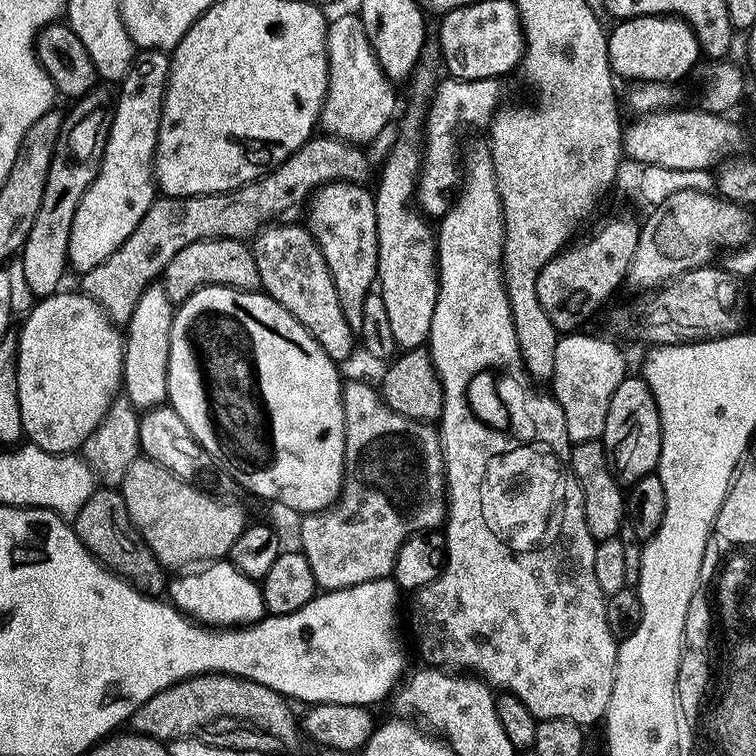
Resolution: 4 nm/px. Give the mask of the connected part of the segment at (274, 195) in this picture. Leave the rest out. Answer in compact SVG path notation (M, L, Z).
M316 134L268 175L241 188L211 192L209 196L161 195L153 200L150 210L142 214L142 222L138 222L134 234L130 234L130 238L126 238L126 242L106 258L106 262L79 277L79 287L85 296L102 305L113 324L127 325L134 314L134 306L138 306L138 298L142 298L154 281L163 277L166 266L170 266L178 250L186 250L186 246L203 240L247 241L260 229L281 218L296 218L300 207L302 212L312 193L323 184L332 184L335 180L367 181L368 156L364 151L361 145L327 134Z

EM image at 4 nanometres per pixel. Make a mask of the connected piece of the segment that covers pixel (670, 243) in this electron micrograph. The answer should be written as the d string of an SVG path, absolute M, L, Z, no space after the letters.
M684 189L666 198L640 225L640 237L638 238L638 250L634 250L634 258L630 262L627 283L636 288L648 288L656 290L675 280L676 277L688 272L691 268L703 268L713 263L712 255L719 248L733 250L745 245L753 239L752 216L753 213L742 204L733 203L723 199L712 192L696 192L694 189Z

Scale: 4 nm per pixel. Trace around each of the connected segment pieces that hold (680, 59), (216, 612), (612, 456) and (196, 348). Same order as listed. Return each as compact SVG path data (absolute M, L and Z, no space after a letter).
M631 16L629 20L620 20L617 25L616 29L608 32L608 64L621 81L624 79L645 84L677 82L695 66L696 59L701 59L696 32L679 16Z
M208 562L199 570L173 575L168 581L166 596L175 608L205 626L247 626L264 619L266 615L260 584L249 576L243 576L231 562Z
M625 375L614 398L610 398L610 410L606 410L602 443L608 455L608 465L621 485L634 485L643 476L653 475L659 469L662 450L660 411L643 375Z
M207 284L190 298L179 301L172 317L170 330L170 358L168 359L167 403L176 411L178 418L186 422L190 434L205 448L217 465L221 464L242 487L264 500L285 504L299 514L323 512L332 507L340 496L340 486L344 483L344 384L340 380L337 361L330 359L326 350L312 337L272 296L263 290L243 292L240 288L223 288L220 284Z

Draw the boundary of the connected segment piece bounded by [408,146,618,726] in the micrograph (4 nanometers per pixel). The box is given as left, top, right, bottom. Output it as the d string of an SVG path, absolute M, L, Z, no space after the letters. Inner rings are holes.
M487 146L472 148L469 152L467 149L463 153L462 160L464 163L462 191L455 197L448 213L439 217L438 231L435 233L440 289L436 295L434 318L430 322L430 334L426 345L429 354L432 355L438 378L444 387L444 405L440 411L438 431L440 445L444 451L444 482L448 502L446 523L442 528L446 559L444 569L441 570L437 580L411 593L412 605L408 608L408 620L412 623L412 636L416 639L416 648L420 651L425 665L435 665L441 670L467 670L497 689L512 692L518 698L522 698L522 702L526 702L526 706L534 713L537 721L566 718L581 726L599 725L608 715L610 694L614 686L618 640L612 636L607 626L606 597L604 591L598 586L598 578L594 578L594 554L597 541L592 539L590 530L586 526L585 502L582 498L581 487L578 486L577 478L571 468L572 443L566 432L566 418L562 414L562 406L551 391L539 392L536 389L539 387L529 376L520 353L508 292L504 288L504 211L496 185L492 149ZM476 420L488 428L476 428ZM492 452L496 452L496 460L490 462L490 468L484 474L484 460L488 460ZM564 508L568 508L568 516L556 516L556 512L564 512Z

